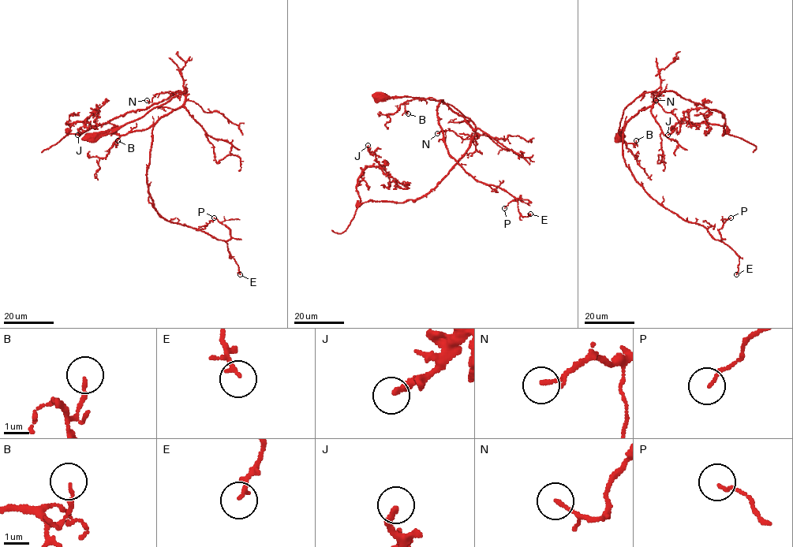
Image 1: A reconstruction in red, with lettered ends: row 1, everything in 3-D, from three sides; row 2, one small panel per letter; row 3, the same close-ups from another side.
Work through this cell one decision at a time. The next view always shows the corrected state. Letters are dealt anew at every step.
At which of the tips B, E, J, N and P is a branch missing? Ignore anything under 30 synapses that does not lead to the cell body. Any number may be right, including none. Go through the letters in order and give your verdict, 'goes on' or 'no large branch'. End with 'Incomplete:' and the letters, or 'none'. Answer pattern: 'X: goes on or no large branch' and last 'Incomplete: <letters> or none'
B: no large branch
E: no large branch
J: no large branch
N: no large branch
P: no large branch
Incomplete: none

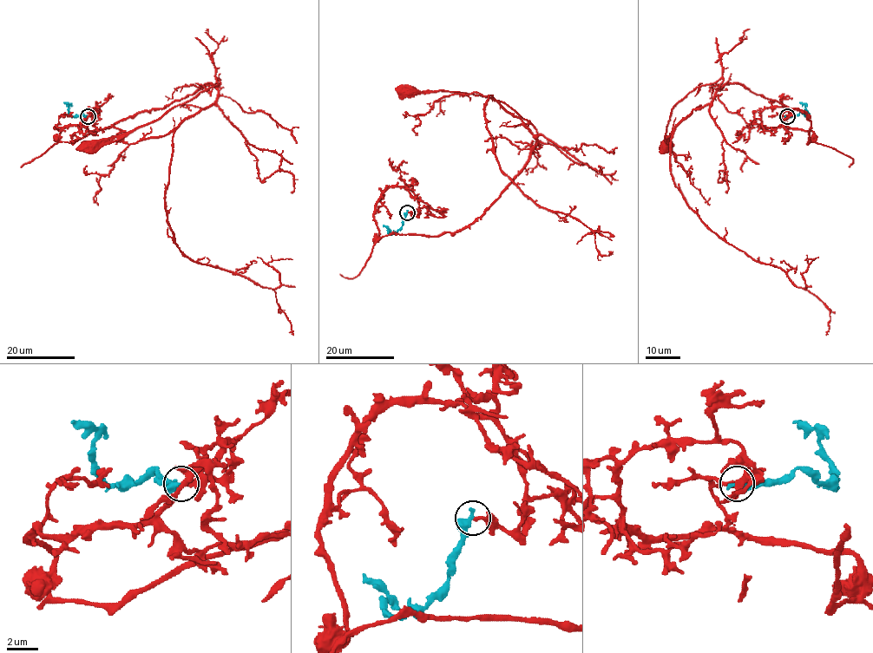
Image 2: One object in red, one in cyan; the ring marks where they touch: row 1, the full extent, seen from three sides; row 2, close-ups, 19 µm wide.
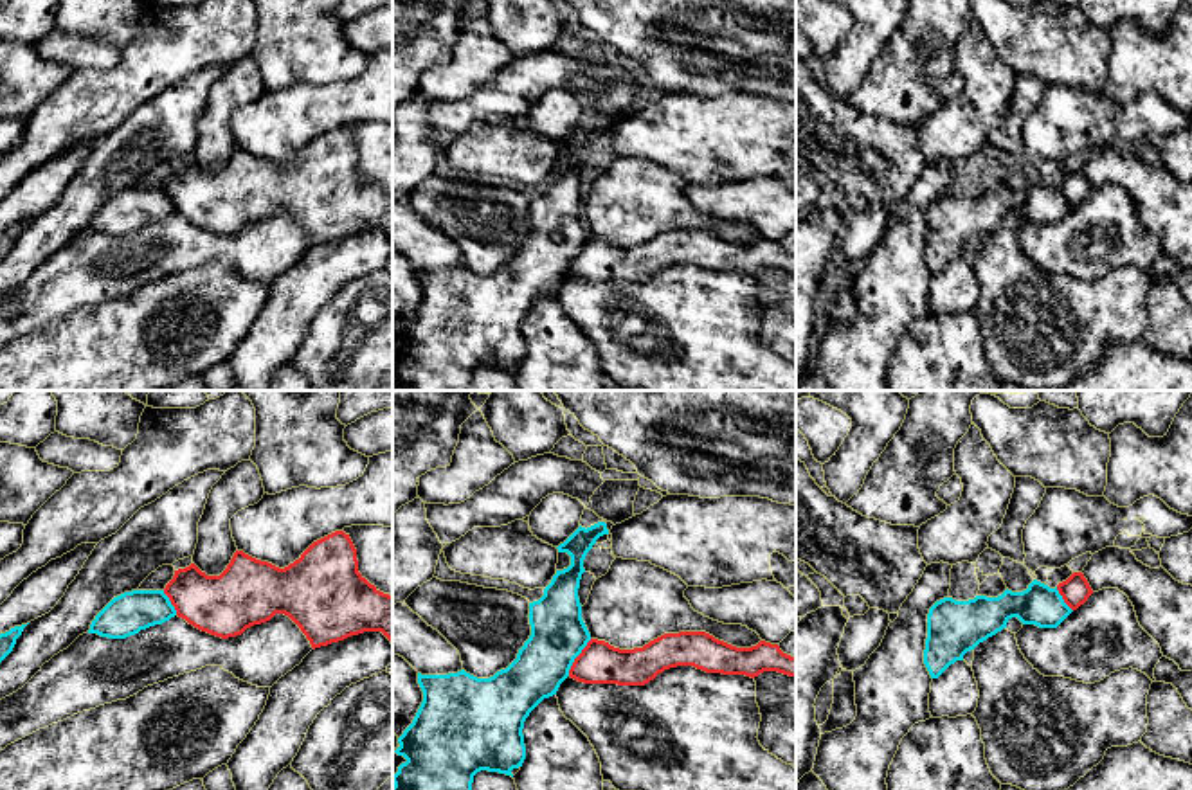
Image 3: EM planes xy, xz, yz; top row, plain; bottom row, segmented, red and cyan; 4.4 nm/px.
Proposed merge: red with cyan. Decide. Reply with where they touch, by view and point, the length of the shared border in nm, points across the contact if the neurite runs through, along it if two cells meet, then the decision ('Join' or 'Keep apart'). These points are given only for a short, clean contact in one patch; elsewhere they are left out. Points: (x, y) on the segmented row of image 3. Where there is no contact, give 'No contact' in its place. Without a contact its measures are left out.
Touches red at xz (577, 657). Shared border 200 nm. Boundary: xz (591, 639), (575, 659), (568, 675). Keep apart

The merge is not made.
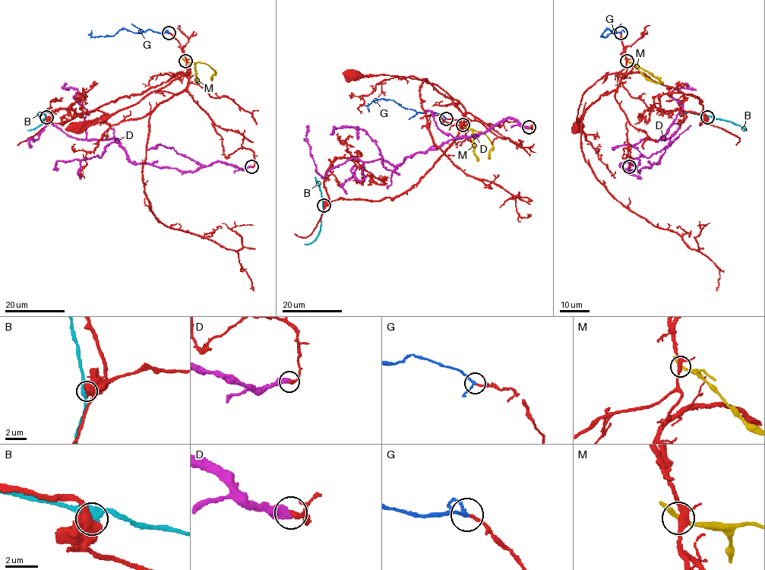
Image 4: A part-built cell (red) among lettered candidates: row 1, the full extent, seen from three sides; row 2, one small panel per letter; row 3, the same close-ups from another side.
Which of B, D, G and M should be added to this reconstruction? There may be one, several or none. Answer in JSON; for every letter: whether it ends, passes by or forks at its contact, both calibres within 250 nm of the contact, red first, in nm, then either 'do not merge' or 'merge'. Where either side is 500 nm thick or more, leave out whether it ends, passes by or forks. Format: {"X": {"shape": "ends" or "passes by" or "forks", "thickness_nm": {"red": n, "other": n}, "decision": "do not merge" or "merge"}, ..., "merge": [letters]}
{"B": {"thickness_nm": {"red": 750, "other": 500}, "decision": "do not merge"}, "D": {"thickness_nm": {"red": 280, "other": 550}, "decision": "do not merge"}, "G": {"shape": "passes by", "thickness_nm": {"red": 170, "other": 170}, "decision": "merge"}, "M": {"shape": "passes by", "thickness_nm": {"red": 340, "other": 240}, "decision": "do not merge"}, "merge": ["G"]}

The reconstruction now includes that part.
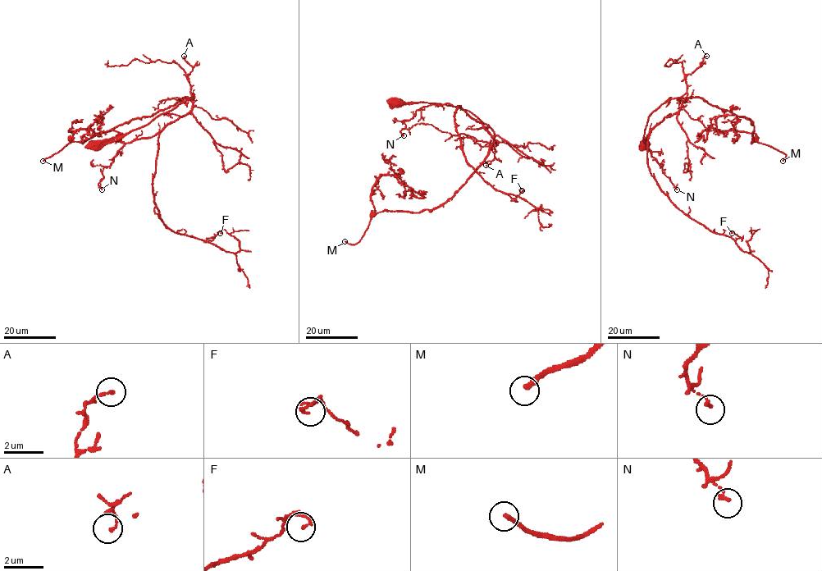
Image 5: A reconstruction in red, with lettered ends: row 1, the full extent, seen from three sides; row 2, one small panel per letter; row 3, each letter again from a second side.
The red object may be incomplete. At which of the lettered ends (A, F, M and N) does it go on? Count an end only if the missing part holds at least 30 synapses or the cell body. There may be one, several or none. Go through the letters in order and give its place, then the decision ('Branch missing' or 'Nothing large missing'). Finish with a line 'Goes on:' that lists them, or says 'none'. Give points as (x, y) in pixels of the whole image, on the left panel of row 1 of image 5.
A: Place: (184, 56). Nothing large missing
F: Place: (220, 233). Nothing large missing
M: Place: (43, 161). Branch missing
N: Place: (102, 189). Nothing large missing
Goes on: M

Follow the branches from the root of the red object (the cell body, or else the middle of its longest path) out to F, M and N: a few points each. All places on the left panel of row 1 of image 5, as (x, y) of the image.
F: (93, 143), (116, 140), (193, 94), (193, 108), (160, 134), (153, 201), (172, 231), (204, 240), (220, 233)
M: (93, 143), (116, 140), (194, 95), (84, 142), (71, 141), (43, 161)
N: (93, 143), (116, 140), (194, 95), (188, 113), (119, 151), (102, 169), (98, 184), (102, 189)

